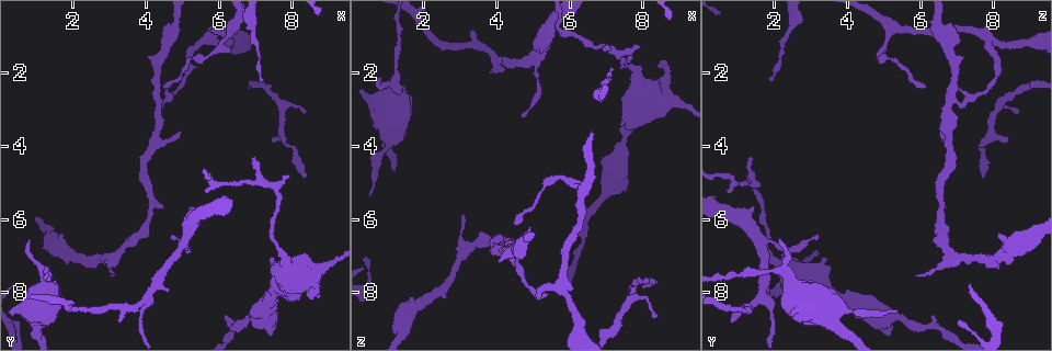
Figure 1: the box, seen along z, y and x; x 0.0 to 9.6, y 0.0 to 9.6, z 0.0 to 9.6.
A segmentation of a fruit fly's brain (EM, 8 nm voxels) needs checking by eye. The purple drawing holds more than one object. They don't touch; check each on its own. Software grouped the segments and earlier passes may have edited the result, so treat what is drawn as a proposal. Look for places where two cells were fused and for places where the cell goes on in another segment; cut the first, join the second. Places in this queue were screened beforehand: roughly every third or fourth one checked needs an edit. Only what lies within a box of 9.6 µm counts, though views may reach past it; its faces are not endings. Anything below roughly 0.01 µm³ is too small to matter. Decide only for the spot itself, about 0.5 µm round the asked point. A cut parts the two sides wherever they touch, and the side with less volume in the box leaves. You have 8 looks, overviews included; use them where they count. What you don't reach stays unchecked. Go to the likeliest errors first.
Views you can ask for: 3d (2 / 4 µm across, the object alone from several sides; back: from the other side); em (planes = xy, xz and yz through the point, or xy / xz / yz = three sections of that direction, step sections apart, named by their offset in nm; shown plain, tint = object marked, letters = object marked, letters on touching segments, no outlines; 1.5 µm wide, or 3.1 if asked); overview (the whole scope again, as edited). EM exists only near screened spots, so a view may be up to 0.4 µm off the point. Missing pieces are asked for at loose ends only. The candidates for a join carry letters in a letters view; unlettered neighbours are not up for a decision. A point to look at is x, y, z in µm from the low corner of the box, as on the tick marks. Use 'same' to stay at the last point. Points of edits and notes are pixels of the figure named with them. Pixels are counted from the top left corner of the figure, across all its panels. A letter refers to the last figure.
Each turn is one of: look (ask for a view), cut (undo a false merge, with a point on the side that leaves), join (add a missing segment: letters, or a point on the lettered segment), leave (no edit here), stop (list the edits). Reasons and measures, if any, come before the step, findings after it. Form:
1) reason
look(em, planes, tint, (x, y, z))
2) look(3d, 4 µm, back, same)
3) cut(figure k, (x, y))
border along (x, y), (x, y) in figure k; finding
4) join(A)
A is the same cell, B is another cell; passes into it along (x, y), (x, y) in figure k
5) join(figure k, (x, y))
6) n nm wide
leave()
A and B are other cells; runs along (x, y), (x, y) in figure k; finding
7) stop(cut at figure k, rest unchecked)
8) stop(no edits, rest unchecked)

tapers out
look(em, yz, step 4, letters, (0.85, 6.60, 2.15))

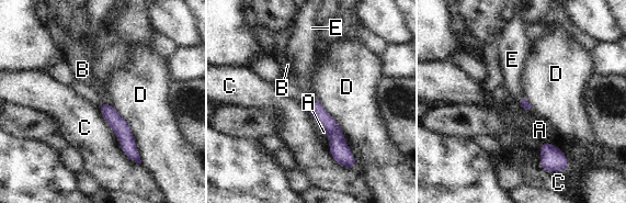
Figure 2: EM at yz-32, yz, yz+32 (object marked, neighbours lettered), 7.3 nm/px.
look(em, planes, letters, same)

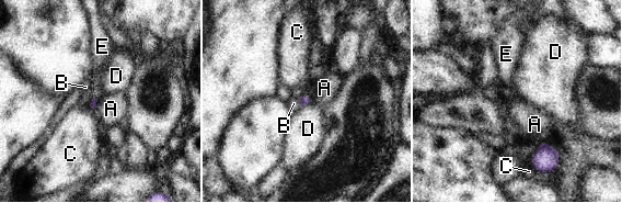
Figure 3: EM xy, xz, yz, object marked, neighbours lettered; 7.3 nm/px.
join(E)
E is the same cell, A, B, C and D are other cells; passes into it along (303, 100), (308, 98), (308, 92) in figure 3; it goes on there

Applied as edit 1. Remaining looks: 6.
look(overview)

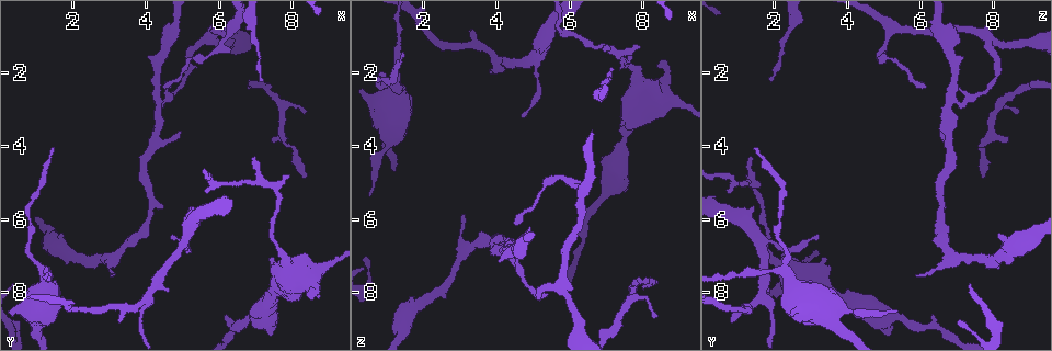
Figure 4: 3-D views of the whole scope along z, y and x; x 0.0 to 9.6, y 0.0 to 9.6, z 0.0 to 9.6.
branch stops here
look(em, planes, tint, (6.90, 4.25, 1.40))

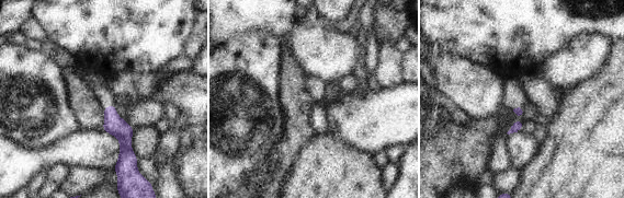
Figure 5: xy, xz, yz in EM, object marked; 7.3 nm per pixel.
look(em, planes, letters, same)

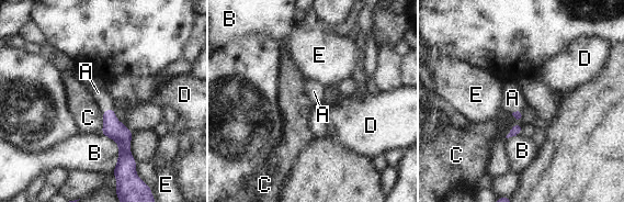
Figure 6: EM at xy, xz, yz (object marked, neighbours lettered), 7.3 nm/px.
join(A)
A is the same cell, B, C, D and E are other cells; the cell continues

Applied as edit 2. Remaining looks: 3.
an open end
look(em, planes, letters, (4.70, 6.50, 3.15))

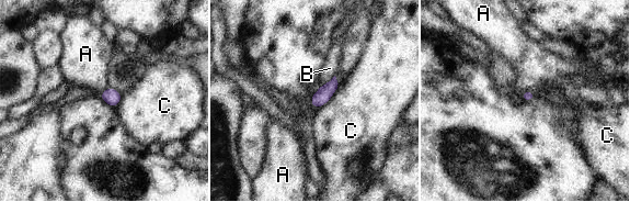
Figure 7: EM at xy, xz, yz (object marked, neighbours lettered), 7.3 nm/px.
80 nm wide
leave()
A, B and C are other cells; border along (531, 89), (520, 93) in figure 7; no lettered segment goes on from it

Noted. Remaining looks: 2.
stop(join at figure 3, join at figure 6, rest unchecked)

